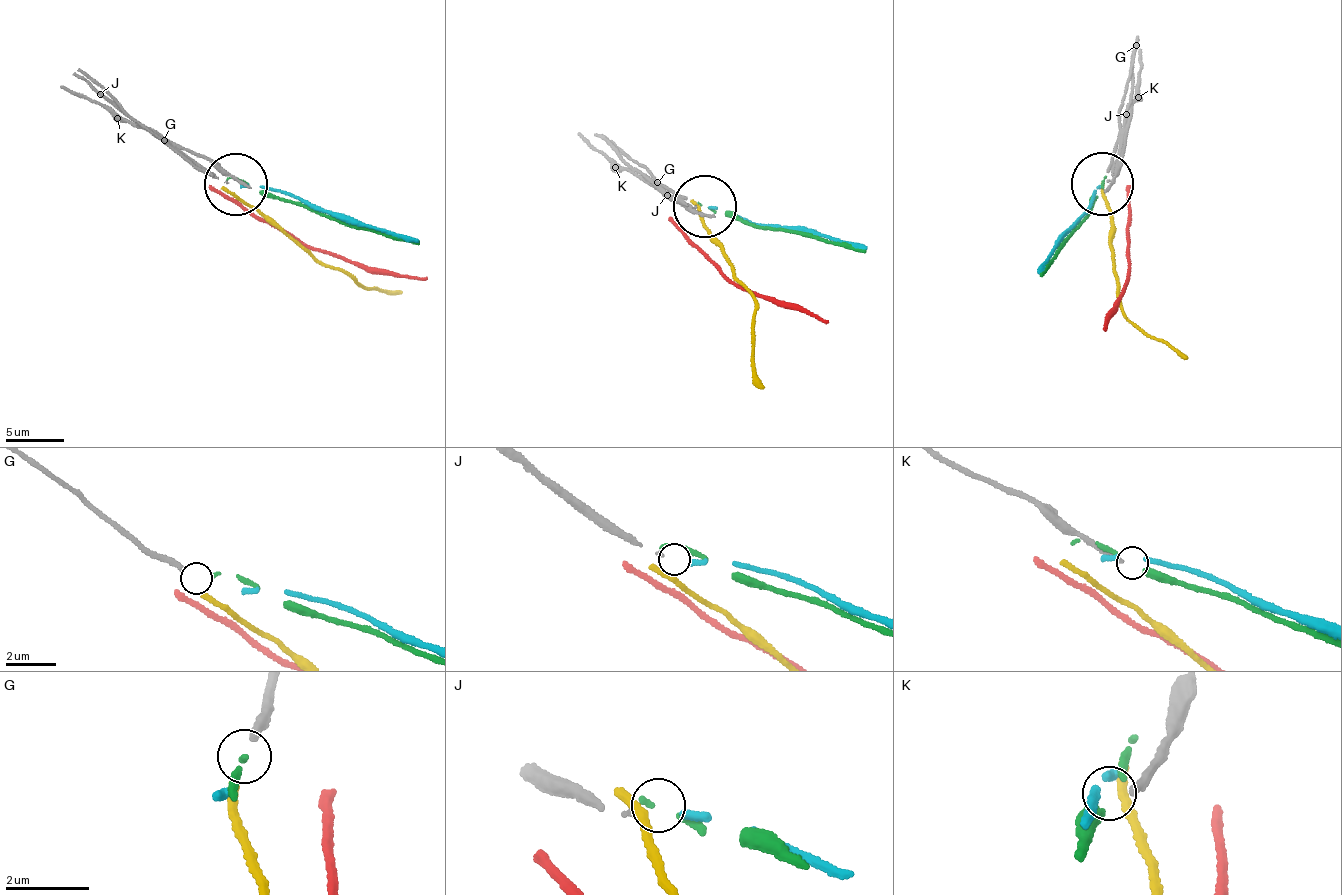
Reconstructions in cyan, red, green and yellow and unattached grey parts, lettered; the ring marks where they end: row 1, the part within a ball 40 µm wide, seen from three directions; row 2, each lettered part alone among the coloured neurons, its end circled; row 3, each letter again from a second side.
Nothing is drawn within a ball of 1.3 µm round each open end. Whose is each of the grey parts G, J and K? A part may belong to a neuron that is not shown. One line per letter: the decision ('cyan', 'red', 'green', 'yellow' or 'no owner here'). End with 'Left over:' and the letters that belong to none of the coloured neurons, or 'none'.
G: green
J: cyan
K: no owner here
Left over: K

